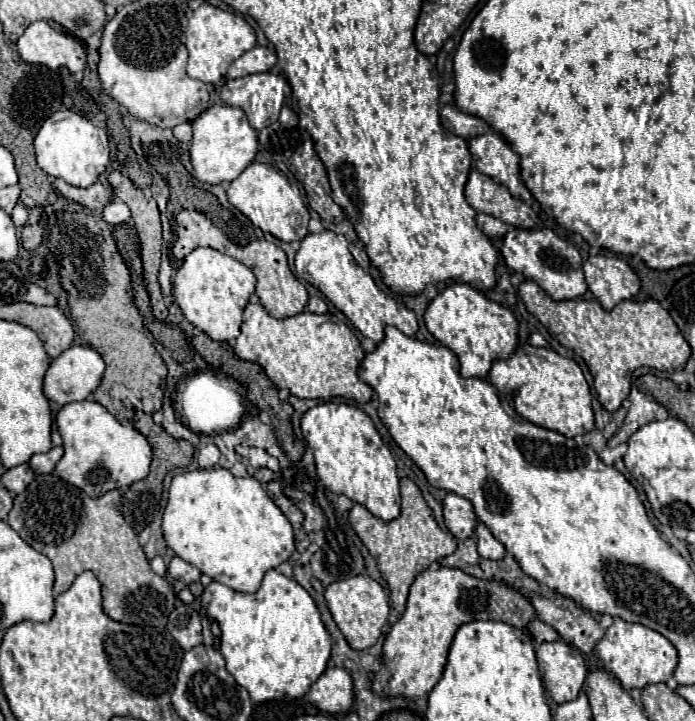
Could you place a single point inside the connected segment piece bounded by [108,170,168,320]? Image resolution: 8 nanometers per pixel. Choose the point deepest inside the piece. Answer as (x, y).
(144, 211)

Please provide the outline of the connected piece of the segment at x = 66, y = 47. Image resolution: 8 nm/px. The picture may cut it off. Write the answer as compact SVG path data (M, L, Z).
M32 22L16 42L18 54L24 62L44 64L52 70L66 66L72 74L86 68L84 46L66 34L60 34L48 26L48 22Z

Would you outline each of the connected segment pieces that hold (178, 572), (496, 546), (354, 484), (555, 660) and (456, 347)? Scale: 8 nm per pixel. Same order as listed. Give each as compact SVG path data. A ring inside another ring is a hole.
M174 556L172 562L168 564L168 574L176 580L182 580L184 584L192 584L192 582L198 582L200 580L200 570L188 562L184 562L182 558Z
M480 522L476 530L476 540L478 540L478 554L488 560L500 560L506 554L506 548L490 534L490 530Z
M344 402L318 404L302 416L302 436L314 452L318 478L328 490L348 496L386 522L400 514L396 462L366 412Z
M564 640L544 642L536 648L536 658L550 698L556 704L576 700L588 674L578 648L566 644Z
M448 284L428 304L424 322L428 332L458 356L460 374L466 378L486 378L494 360L512 356L518 346L518 322L514 314L470 284Z

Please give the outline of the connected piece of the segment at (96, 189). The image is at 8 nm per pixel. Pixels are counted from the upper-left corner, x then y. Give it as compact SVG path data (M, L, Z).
M56 178L52 182L52 186L58 192L62 192L66 198L70 198L70 200L74 200L74 202L90 208L90 210L102 210L110 202L110 194L108 194L108 190L100 182L94 182L88 188L76 188L76 186L70 186L64 180Z

